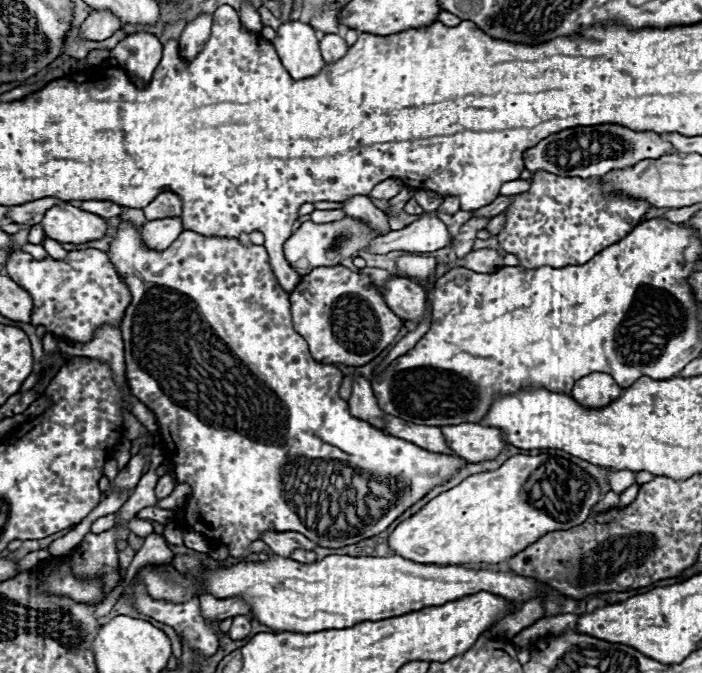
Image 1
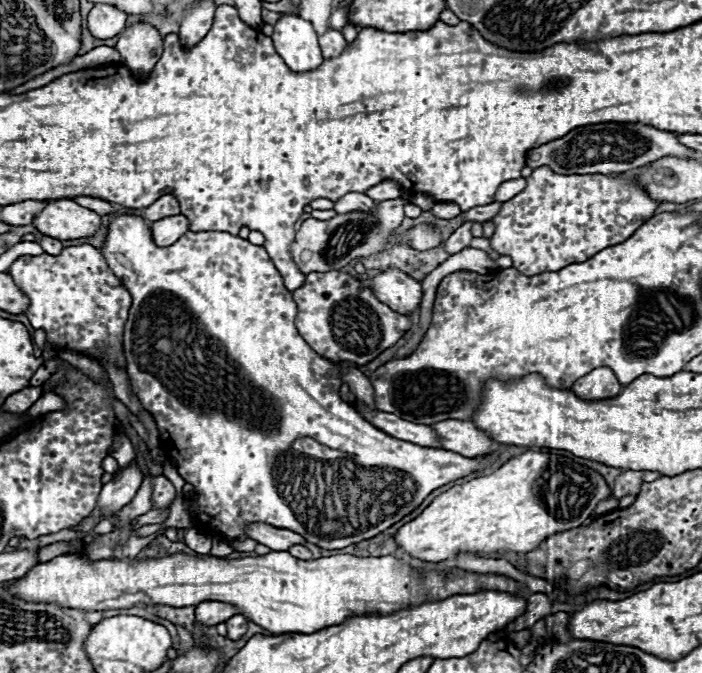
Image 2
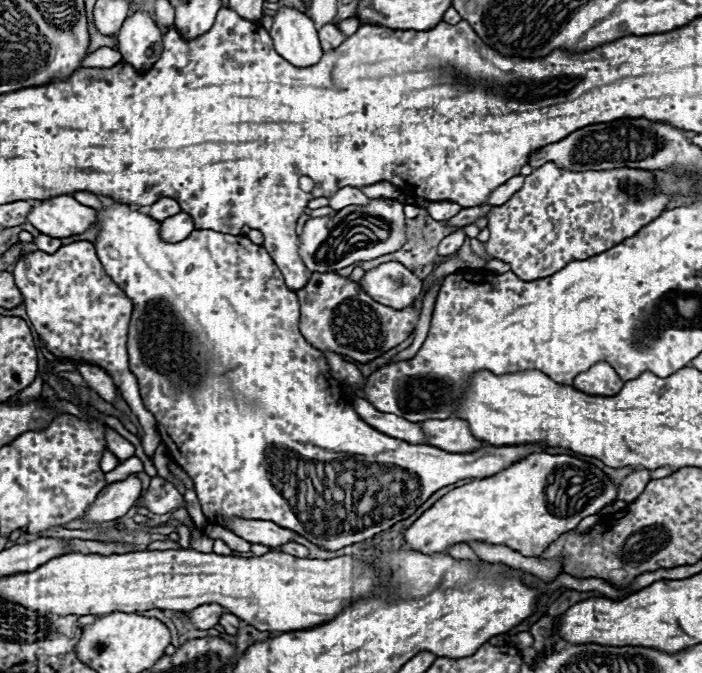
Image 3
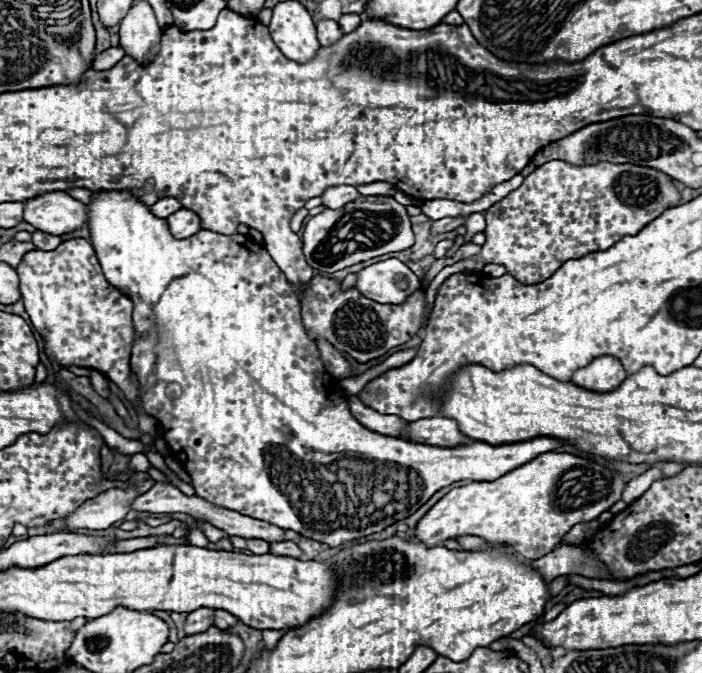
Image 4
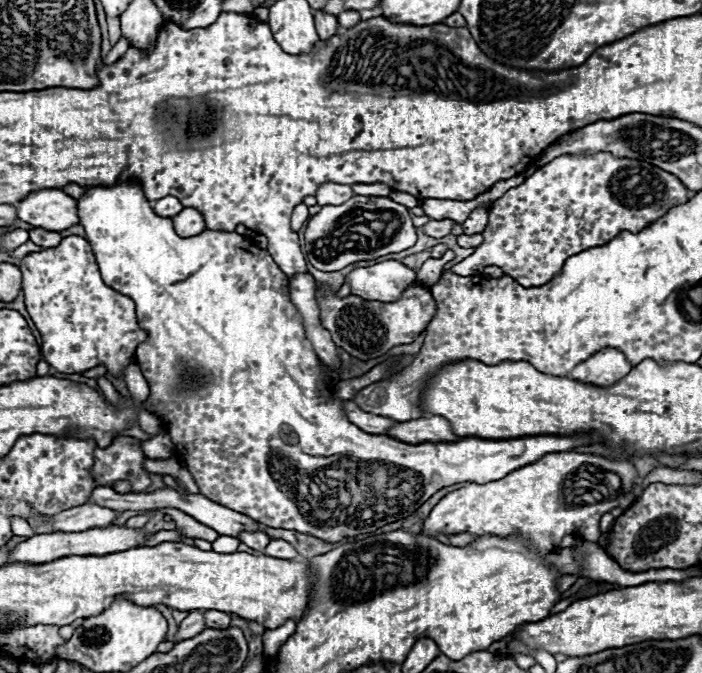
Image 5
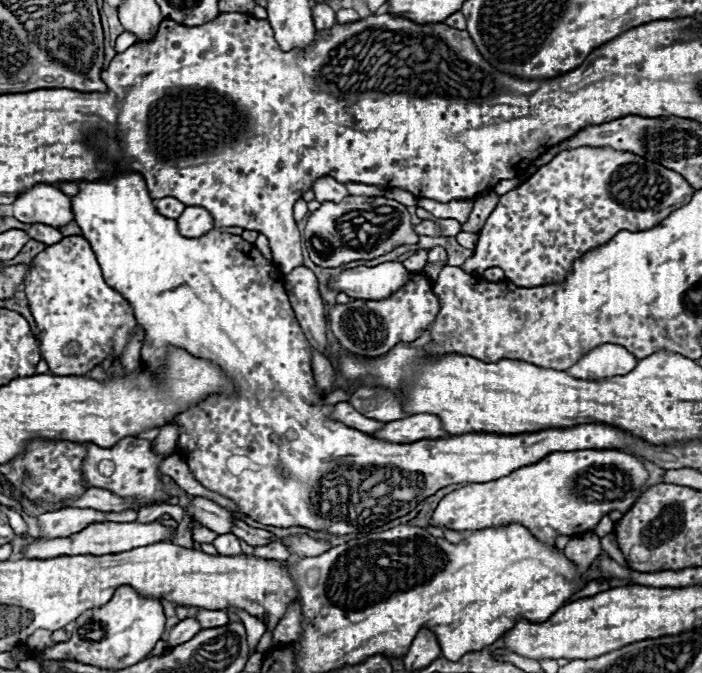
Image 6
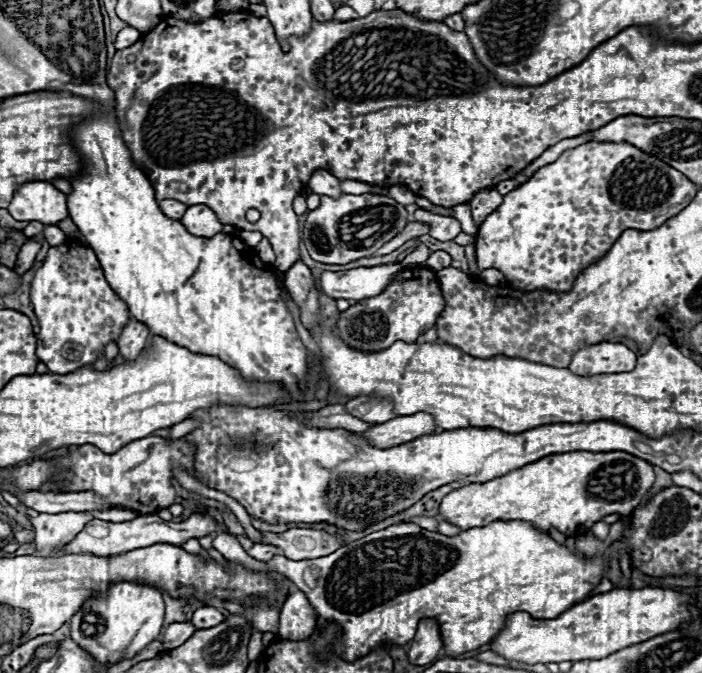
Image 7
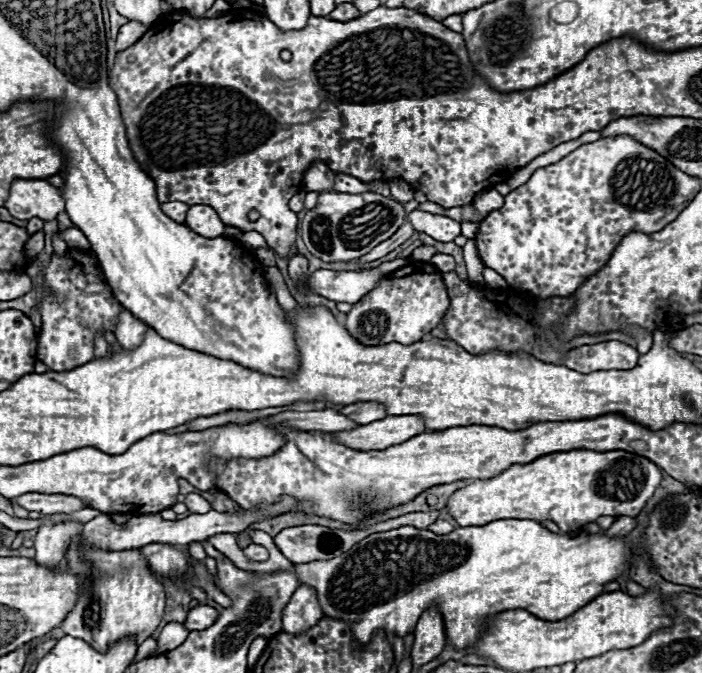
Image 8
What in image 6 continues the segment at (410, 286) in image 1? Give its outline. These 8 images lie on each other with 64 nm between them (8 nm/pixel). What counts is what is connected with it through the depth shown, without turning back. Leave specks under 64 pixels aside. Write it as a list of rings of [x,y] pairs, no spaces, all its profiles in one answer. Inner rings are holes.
[[[384,262],[378,266],[358,266],[332,278],[332,288],[360,300],[386,300],[410,278],[402,262]]]

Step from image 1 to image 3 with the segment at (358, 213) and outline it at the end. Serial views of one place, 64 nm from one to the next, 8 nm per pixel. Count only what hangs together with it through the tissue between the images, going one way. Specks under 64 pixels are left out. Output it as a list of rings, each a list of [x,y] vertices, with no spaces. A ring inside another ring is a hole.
[[[342,188],[340,192],[336,192],[336,196],[330,196],[328,200],[330,200],[330,208],[334,208],[336,212],[346,206],[364,206],[370,202],[370,198],[362,194],[362,190],[358,188]]]

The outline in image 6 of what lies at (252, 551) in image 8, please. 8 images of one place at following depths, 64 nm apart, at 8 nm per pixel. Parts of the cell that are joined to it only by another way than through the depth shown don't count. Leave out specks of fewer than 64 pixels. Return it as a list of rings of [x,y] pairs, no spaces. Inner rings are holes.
[[[270,542],[268,546],[258,546],[254,550],[256,556],[272,556],[272,560],[288,560],[292,554],[282,542]]]

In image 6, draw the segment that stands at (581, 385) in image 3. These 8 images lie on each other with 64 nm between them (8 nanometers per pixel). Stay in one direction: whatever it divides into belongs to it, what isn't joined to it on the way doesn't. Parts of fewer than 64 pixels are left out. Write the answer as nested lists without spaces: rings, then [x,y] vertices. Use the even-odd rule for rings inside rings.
[[[602,344],[582,356],[570,370],[570,376],[580,380],[604,380],[612,376],[624,376],[636,366],[636,358],[618,344]]]

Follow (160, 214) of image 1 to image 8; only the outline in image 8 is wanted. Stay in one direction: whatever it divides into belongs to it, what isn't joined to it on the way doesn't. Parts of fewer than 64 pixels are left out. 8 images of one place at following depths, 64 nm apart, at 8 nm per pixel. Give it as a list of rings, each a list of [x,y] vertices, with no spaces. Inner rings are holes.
[[[164,202],[164,204],[162,204],[164,214],[170,216],[172,220],[176,220],[176,222],[184,222],[184,220],[186,220],[188,208],[190,208],[190,206],[184,204],[184,202]]]

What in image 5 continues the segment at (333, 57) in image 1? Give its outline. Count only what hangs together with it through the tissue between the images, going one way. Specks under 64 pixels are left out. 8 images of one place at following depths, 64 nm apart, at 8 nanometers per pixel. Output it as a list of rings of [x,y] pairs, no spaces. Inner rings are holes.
[[[318,10],[316,16],[314,16],[314,20],[316,20],[316,30],[318,30],[320,40],[326,42],[332,36],[336,36],[336,32],[338,32],[338,20],[336,20],[336,16],[330,16],[330,14]]]

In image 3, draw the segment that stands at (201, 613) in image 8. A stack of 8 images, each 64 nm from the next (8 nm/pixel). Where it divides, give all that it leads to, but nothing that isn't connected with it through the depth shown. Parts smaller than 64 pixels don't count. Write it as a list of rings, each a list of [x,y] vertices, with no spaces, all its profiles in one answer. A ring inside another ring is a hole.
[[[224,614],[224,616],[220,618],[220,624],[226,628],[226,634],[236,636],[238,630],[240,630],[240,626],[242,626],[242,620],[240,620],[238,616],[234,616],[234,614]]]

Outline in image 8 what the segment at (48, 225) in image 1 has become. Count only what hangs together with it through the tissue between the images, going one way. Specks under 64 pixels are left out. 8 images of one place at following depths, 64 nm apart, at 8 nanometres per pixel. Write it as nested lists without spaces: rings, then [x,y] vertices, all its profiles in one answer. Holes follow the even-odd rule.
[[[16,180],[10,188],[6,208],[18,220],[56,220],[64,212],[64,198],[46,180]]]

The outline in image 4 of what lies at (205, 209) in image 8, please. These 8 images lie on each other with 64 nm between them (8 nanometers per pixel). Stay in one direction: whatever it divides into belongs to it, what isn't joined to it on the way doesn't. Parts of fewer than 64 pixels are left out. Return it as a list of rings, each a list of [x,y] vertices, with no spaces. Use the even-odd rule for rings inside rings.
[[[184,208],[178,210],[176,214],[168,216],[166,222],[168,222],[170,234],[172,234],[174,238],[178,238],[178,240],[190,238],[190,236],[194,236],[194,234],[200,230],[200,220],[198,220],[198,216],[196,216],[194,212],[190,212],[190,210],[184,210]]]

